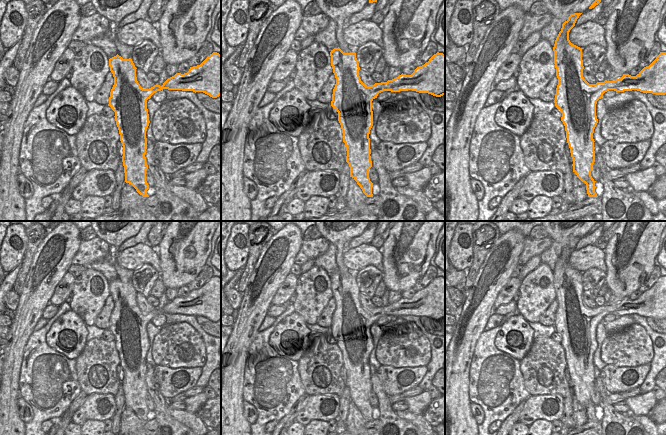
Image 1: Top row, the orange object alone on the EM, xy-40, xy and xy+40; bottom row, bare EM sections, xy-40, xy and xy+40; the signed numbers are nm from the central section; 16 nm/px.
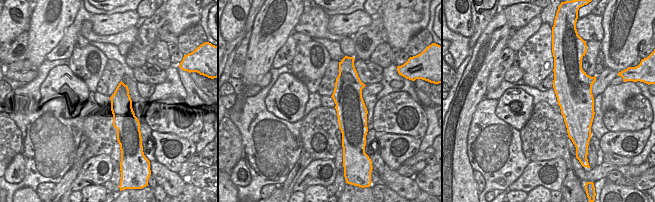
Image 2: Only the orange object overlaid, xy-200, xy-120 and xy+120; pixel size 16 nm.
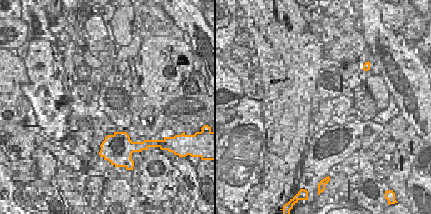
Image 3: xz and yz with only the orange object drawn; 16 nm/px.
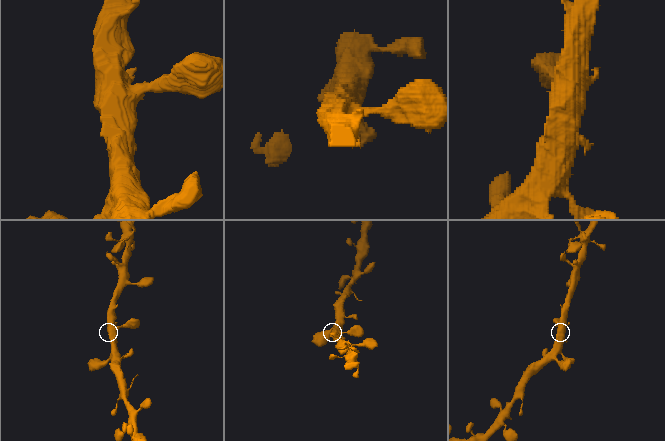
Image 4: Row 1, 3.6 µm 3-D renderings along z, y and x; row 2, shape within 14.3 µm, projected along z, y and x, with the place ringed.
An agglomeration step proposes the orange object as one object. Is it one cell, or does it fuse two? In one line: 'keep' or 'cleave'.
keep

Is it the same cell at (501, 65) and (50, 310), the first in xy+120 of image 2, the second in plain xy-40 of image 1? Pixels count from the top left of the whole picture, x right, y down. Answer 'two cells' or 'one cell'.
two cells

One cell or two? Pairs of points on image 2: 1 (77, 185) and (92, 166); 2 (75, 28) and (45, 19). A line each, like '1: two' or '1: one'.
1: one
2: two

